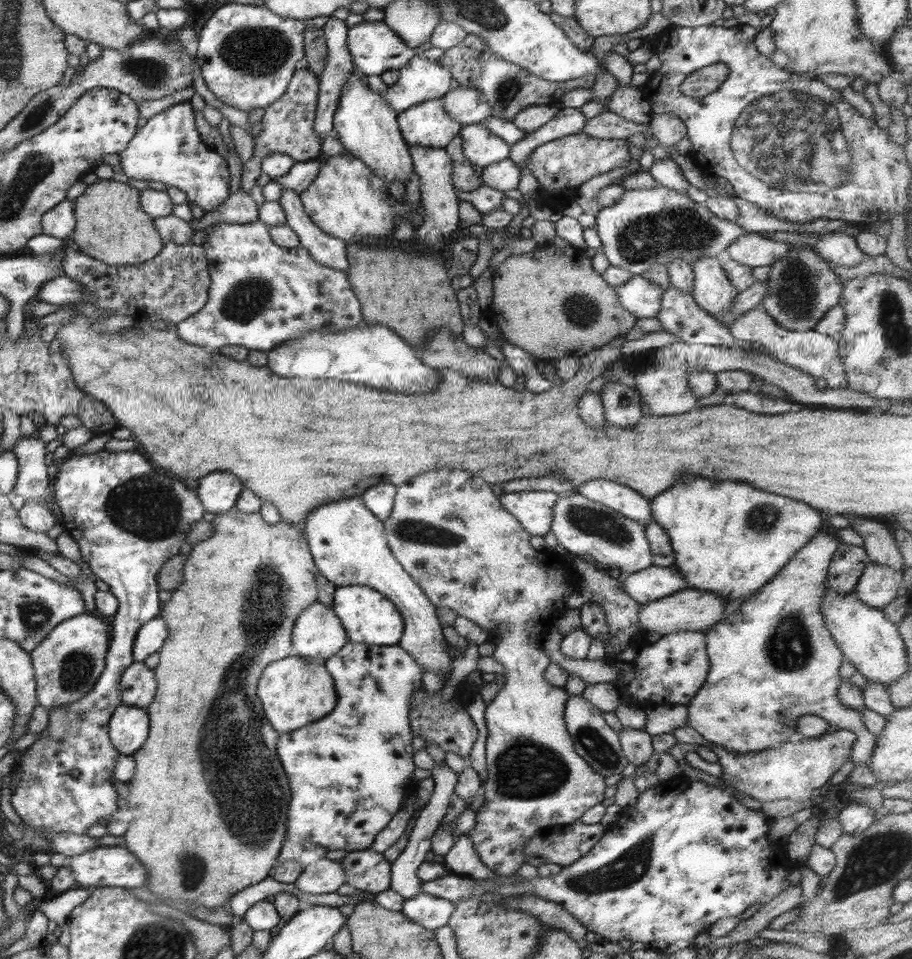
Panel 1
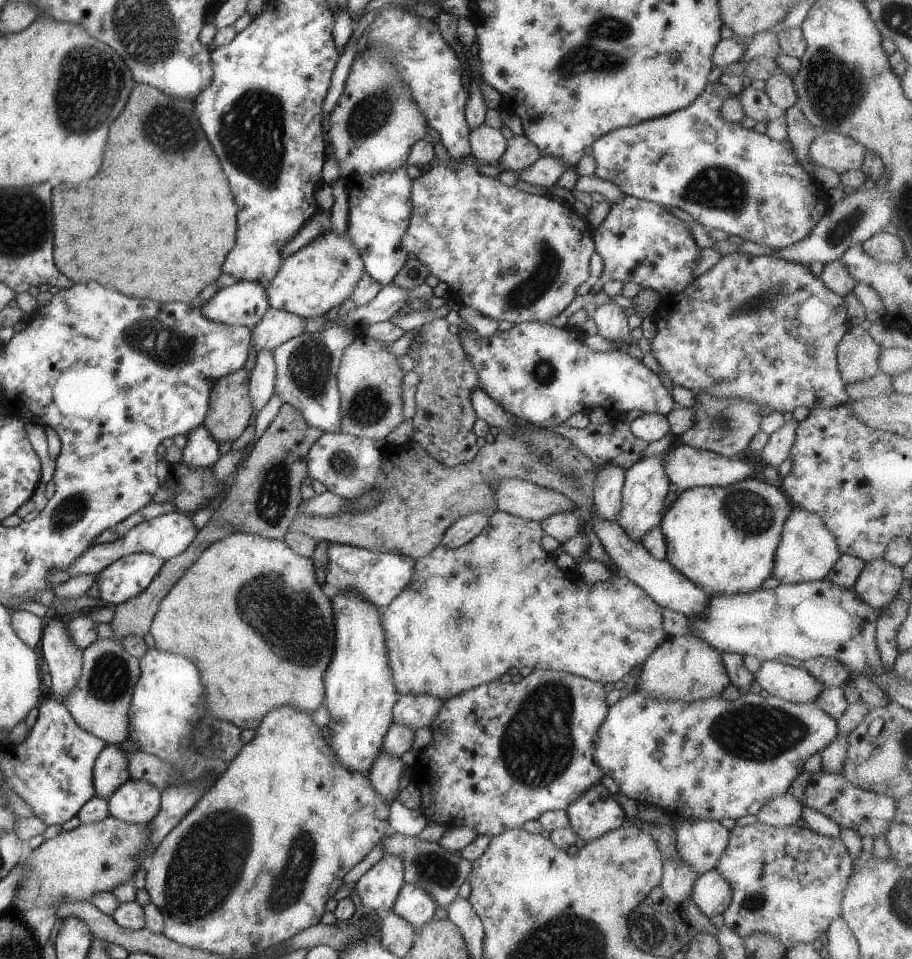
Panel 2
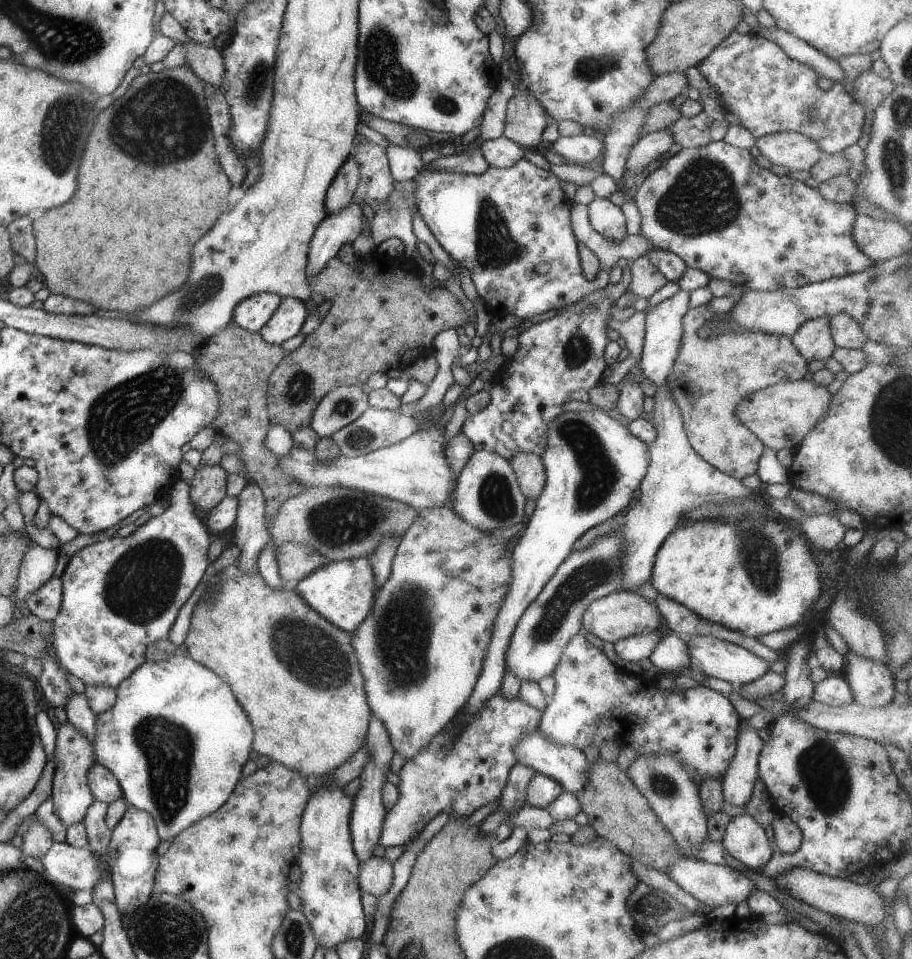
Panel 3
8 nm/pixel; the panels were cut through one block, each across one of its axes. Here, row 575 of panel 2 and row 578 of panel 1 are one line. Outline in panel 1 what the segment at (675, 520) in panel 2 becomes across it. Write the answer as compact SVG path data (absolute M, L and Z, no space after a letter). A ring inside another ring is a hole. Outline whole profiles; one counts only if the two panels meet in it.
M695 476L683 478L675 482L673 488L665 488L665 492L653 496L649 499L649 508L652 521L669 536L674 552L672 566L685 580L687 588L713 592L726 602L753 594L769 582L821 528L821 516L801 502L767 494L739 482L711 484Z

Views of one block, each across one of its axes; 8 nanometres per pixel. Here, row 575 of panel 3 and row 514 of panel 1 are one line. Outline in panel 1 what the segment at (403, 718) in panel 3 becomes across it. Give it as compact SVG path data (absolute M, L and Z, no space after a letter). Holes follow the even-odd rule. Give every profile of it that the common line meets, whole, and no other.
M433 468L427 470L425 473L419 474L418 476L413 476L413 479L407 480L407 482L403 482L401 485L396 486L396 493L393 497L392 502L392 508L391 512L389 512L389 516L385 518L382 522L383 525L383 534L387 543L387 546L390 548L391 553L393 553L393 556L395 557L395 560L397 560L397 563L401 565L401 568L413 579L413 582L421 588L421 591L423 591L423 595L425 595L425 598L429 599L429 603L433 605L435 608L437 607L447 607L449 610L453 611L453 614L455 616L465 617L465 619L469 619L469 622L475 623L475 625L485 629L489 634L494 635L494 651L491 653L491 658L495 660L495 662L498 662L501 664L501 667L503 667L503 672L501 672L501 678L499 678L499 691L496 695L496 697L493 699L493 702L490 704L487 704L485 711L484 711L484 720L486 723L486 740L485 740L485 761L486 761L486 770L487 770L487 780L485 783L483 783L483 798L485 799L485 802L483 805L476 811L476 816L474 819L474 828L467 832L467 836L469 836L469 840L471 840L471 844L473 844L473 850L475 850L475 854L479 856L479 860L491 870L491 872L497 873L498 875L502 876L508 876L513 875L512 873L521 866L521 864L524 863L523 860L523 844L529 840L529 836L533 834L536 830L545 830L548 827L551 827L553 825L571 825L575 822L578 822L581 819L581 816L589 809L592 808L592 806L595 806L595 804L599 804L602 802L603 798L603 790L605 790L605 780L601 775L595 773L587 763L585 763L585 760L582 760L575 752L572 746L571 738L568 736L568 732L565 727L564 722L564 705L567 701L568 694L563 688L556 688L552 687L549 684L546 683L546 681L543 679L542 674L547 666L549 664L549 657L544 653L542 650L542 642L544 640L544 636L551 628L551 626L555 626L556 620L561 616L562 612L566 609L566 605L564 603L565 597L570 592L576 592L577 594L580 594L583 598L587 598L587 601L593 602L593 598L589 598L589 595L593 594L585 594L583 590L581 590L579 586L579 581L576 575L572 572L570 563L567 562L564 557L561 557L554 553L554 551L550 550L537 550L533 549L531 545L529 545L529 538L530 534L511 516L500 504L498 501L498 496L493 494L493 491L491 490L491 486L489 484L486 484L480 477L477 477L476 475L468 474L467 472L464 472L461 469L457 468Z

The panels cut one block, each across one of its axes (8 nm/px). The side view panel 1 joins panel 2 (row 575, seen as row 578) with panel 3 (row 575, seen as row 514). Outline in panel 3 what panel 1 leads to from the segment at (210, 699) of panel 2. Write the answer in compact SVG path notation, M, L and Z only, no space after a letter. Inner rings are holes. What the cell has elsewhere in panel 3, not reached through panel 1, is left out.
M227 566L220 574L220 589L212 592L212 597L198 599L194 604L191 616L189 618L189 626L185 634L183 646L181 650L189 655L194 661L200 662L209 670L212 670L229 688L235 697L235 700L241 705L243 712L247 714L247 718L251 720L253 726L253 736L251 750L254 750L260 756L267 756L273 762L281 763L291 770L303 773L308 779L327 776L331 774L342 762L345 762L356 750L364 744L366 740L366 730L368 729L368 721L371 718L370 708L366 703L366 694L364 691L363 677L361 676L359 665L351 646L351 634L344 630L338 629L325 618L319 616L309 605L302 600L299 594L294 593L293 584L283 582L280 589L269 588L261 575L255 571L252 573L240 572L234 566ZM287 654L299 654L303 658L281 658Z

